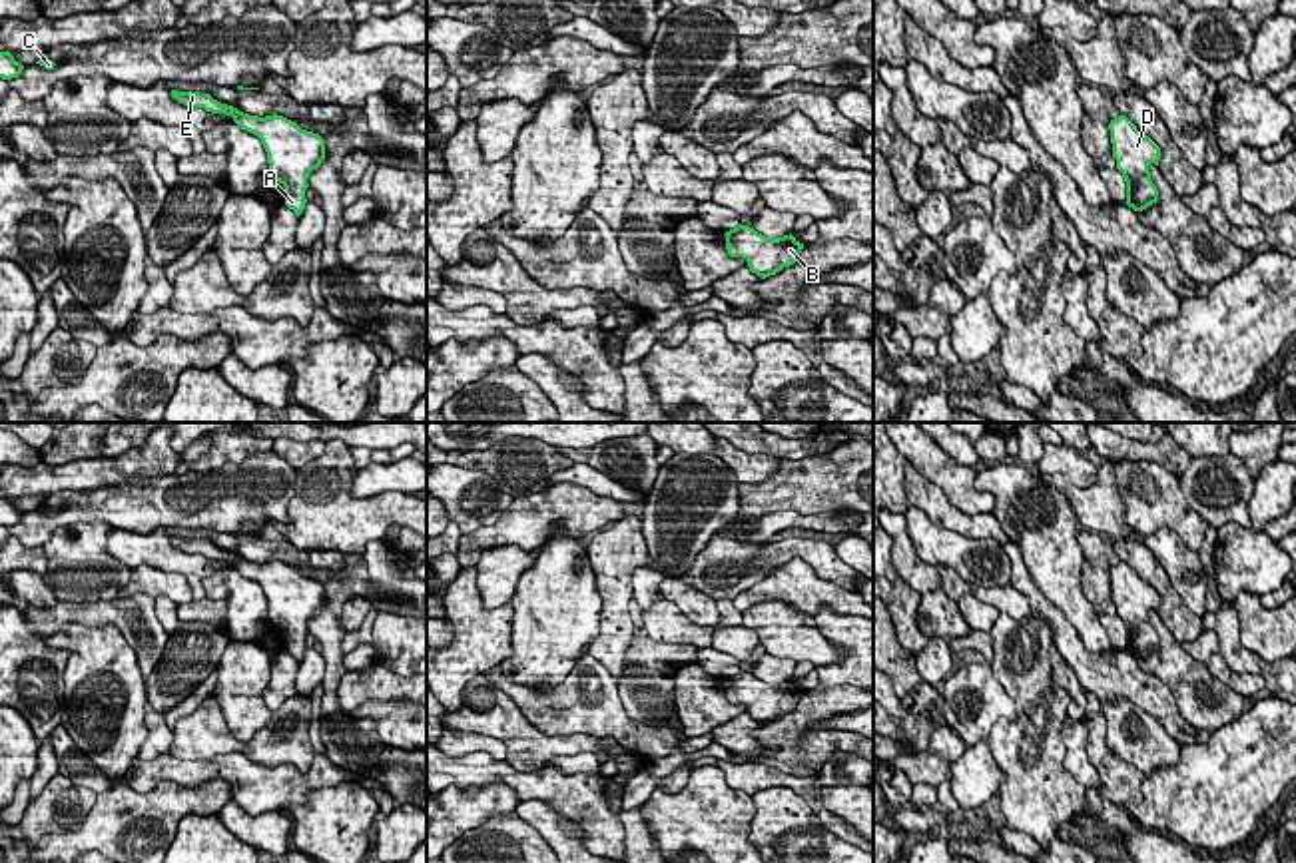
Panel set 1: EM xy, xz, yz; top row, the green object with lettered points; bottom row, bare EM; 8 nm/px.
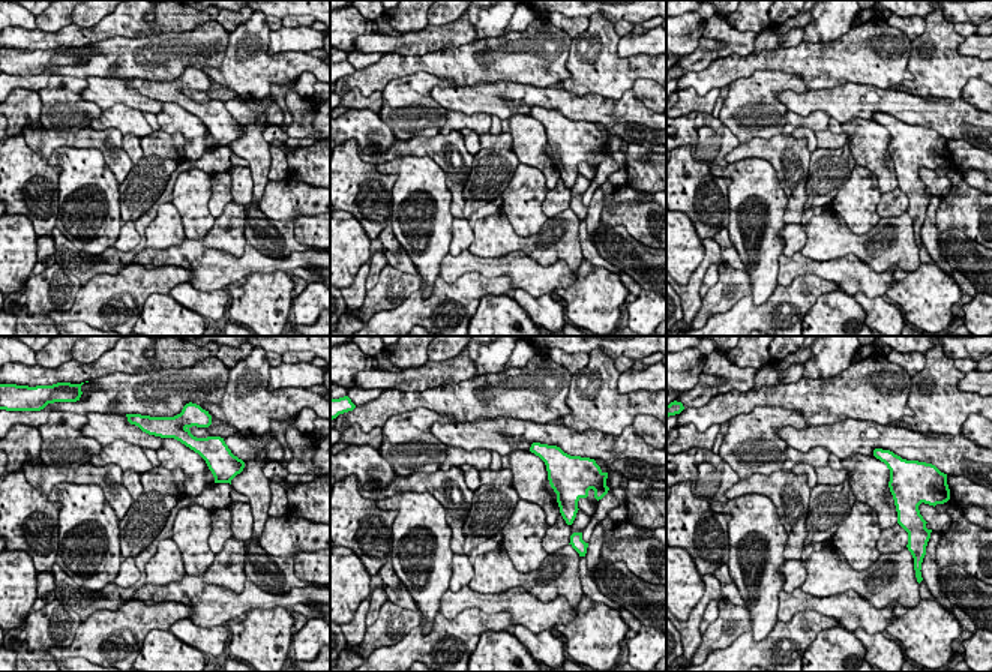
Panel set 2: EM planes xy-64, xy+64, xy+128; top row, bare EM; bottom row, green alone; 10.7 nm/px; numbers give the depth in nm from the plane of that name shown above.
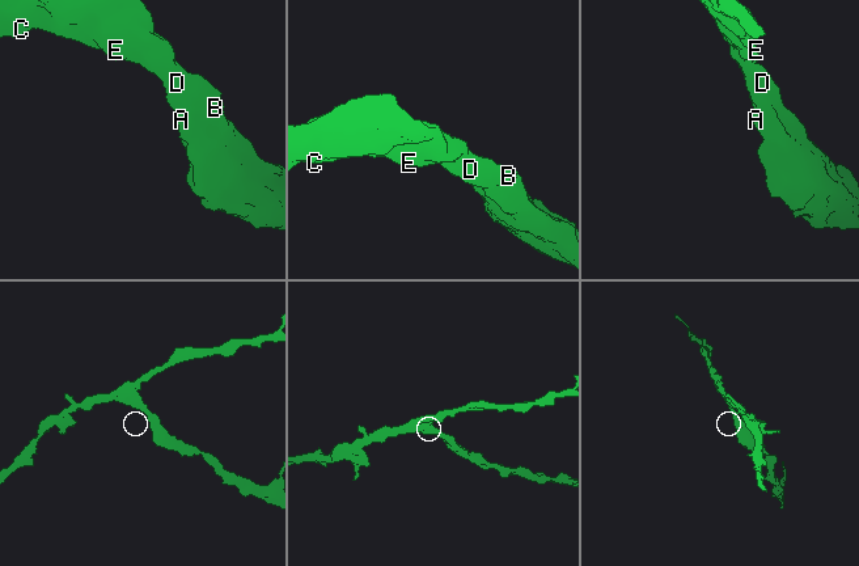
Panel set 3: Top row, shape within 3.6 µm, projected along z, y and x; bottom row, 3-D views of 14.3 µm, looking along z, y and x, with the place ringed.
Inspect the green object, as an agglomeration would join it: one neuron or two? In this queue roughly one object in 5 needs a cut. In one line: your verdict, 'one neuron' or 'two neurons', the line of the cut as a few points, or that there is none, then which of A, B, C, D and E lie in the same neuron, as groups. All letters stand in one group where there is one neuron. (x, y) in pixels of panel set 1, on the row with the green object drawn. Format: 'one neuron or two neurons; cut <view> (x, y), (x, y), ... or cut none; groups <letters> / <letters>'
one neuron; cut none; groups A B C D E

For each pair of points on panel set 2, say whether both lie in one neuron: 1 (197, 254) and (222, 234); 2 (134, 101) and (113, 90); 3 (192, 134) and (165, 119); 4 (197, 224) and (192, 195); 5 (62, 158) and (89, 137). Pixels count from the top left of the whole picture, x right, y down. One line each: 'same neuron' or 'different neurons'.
1: different neurons
2: same neuron
3: same neuron
4: same neuron
5: different neurons

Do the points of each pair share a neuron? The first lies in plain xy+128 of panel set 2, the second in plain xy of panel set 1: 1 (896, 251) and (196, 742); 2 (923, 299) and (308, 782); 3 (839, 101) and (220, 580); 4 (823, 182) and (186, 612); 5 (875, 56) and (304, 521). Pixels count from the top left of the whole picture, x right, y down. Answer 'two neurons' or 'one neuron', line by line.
1: one neuron
2: two neurons
3: two neurons
4: two neurons
5: two neurons

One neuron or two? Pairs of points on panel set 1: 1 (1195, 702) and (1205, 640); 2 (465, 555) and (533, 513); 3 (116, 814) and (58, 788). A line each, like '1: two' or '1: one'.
1: two
2: one
3: two

